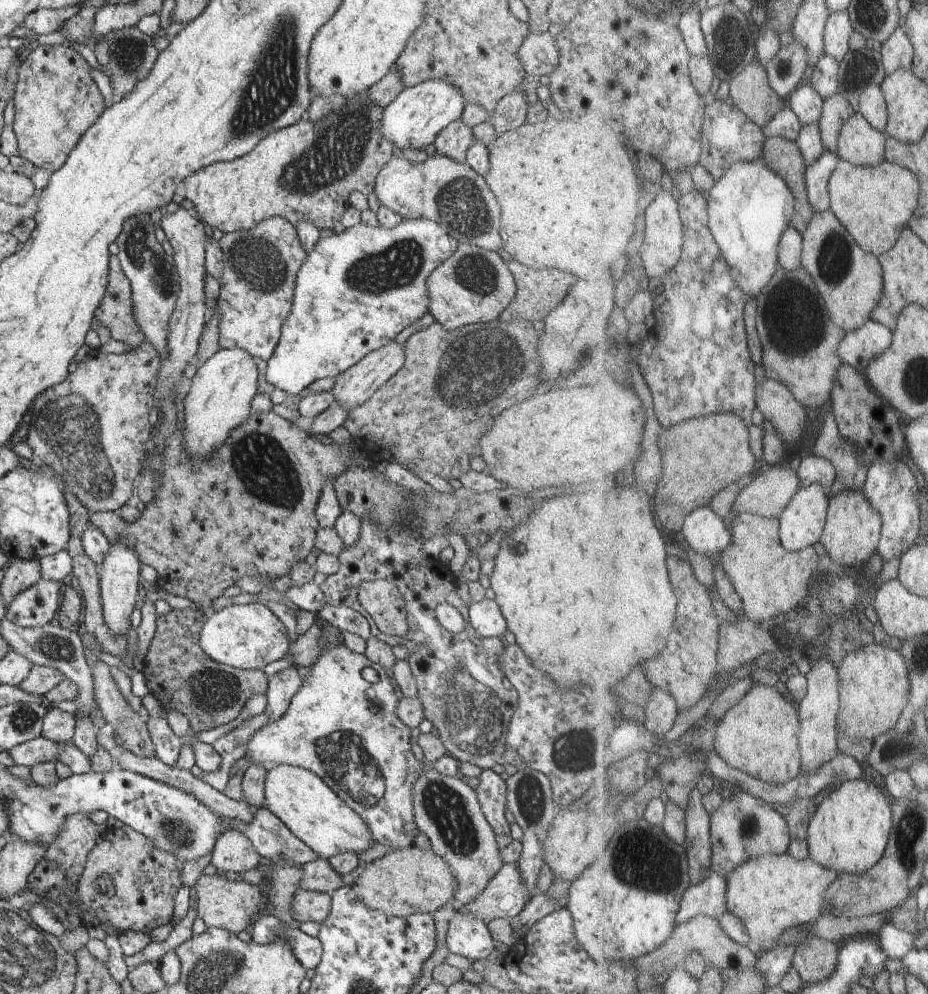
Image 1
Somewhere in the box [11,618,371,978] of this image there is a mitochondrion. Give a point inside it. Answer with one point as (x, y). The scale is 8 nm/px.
(215, 691)

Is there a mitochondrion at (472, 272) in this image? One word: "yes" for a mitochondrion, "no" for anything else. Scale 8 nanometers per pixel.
yes

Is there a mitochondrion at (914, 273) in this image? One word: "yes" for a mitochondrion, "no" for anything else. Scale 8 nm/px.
no

